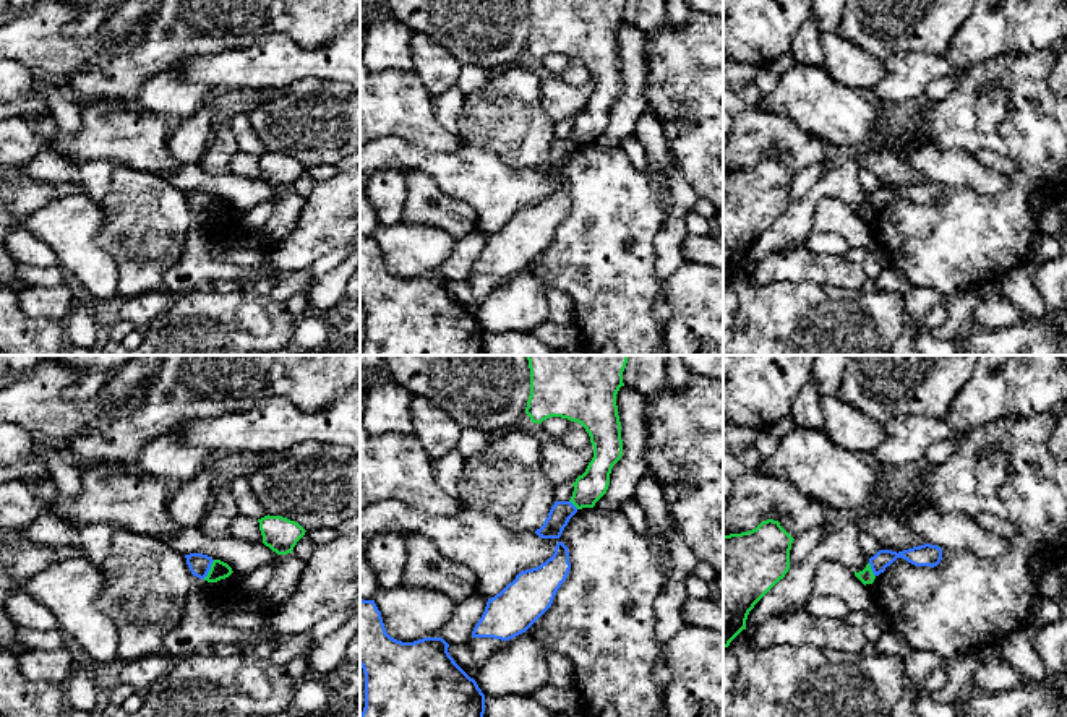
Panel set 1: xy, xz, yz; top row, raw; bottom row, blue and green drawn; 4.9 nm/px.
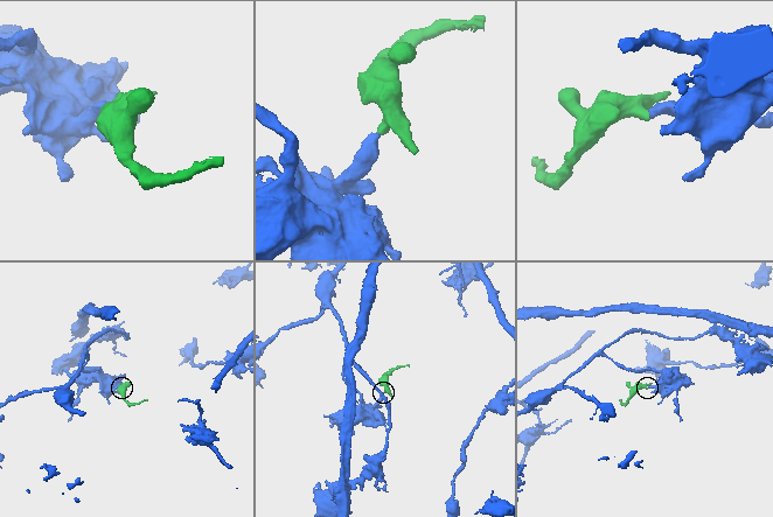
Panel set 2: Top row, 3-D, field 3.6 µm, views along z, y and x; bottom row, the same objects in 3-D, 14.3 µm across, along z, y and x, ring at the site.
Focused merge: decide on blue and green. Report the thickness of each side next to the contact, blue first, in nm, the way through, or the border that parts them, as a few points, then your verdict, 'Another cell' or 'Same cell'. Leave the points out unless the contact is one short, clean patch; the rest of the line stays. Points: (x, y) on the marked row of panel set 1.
Thickness 110 nm (blue) against 90 nm. Boundary: xy (214, 560), (203, 578). Another cell

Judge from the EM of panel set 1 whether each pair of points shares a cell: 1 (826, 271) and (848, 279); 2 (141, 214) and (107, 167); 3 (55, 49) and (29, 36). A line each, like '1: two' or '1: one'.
1: one
2: two
3: one

